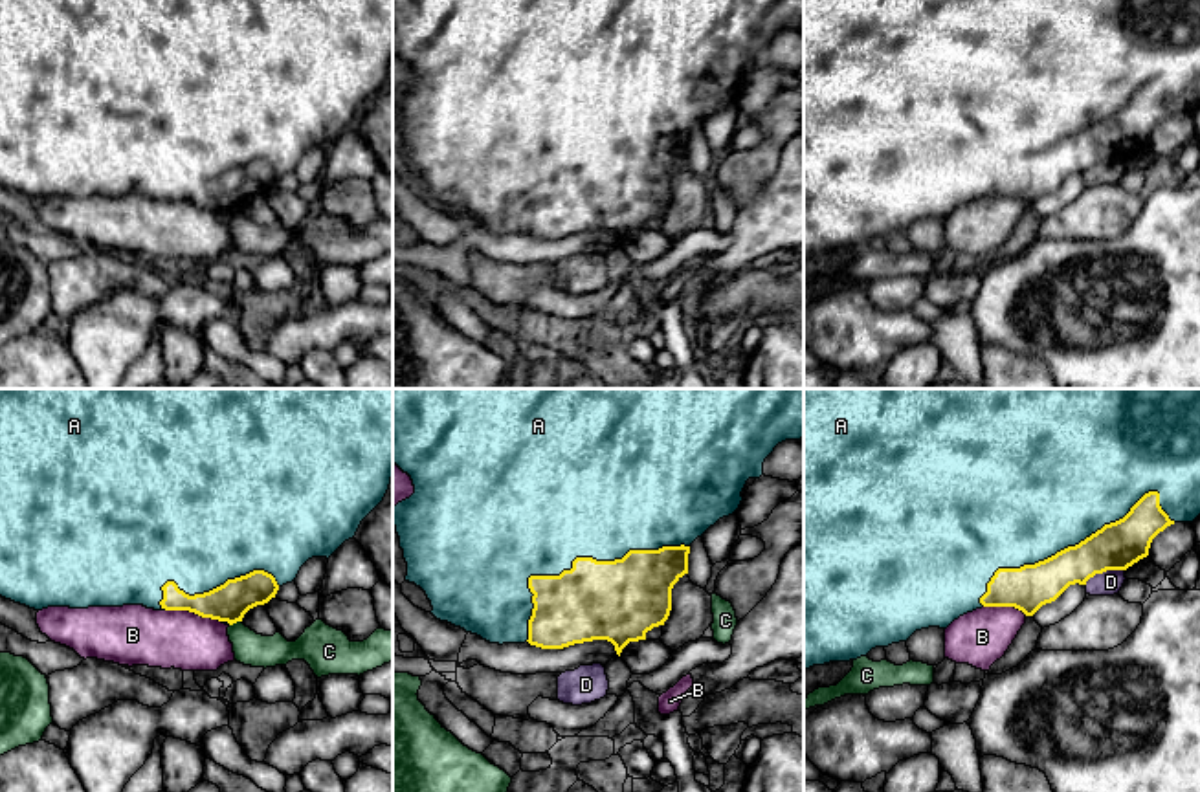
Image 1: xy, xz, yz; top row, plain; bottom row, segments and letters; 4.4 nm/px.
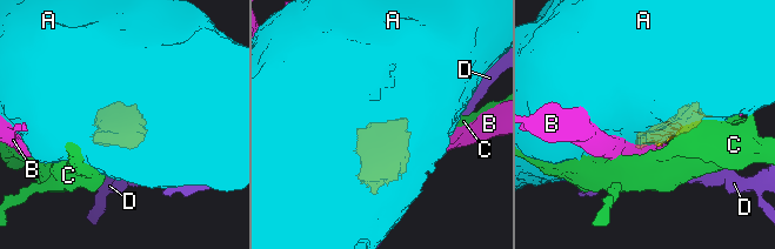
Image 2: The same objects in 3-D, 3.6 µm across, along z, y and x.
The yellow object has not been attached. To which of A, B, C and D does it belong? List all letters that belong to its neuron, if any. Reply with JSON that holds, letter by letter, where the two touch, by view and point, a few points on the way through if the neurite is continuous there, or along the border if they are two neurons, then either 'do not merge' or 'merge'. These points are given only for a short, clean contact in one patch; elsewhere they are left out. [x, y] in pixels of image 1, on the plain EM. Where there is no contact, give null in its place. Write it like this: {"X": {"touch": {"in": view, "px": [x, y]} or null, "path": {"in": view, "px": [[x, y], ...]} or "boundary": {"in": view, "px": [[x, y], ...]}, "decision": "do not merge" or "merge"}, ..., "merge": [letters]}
{"A": {"touch": {"in": "yz", "px": [1076, 134]}, "decision": "merge"}, "B": {"touch": {"in": "xy", "px": [193, 200]}, "decision": "do not merge"}, "C": {"touch": {"in": "xy", "px": [235, 211]}, "boundary": {"in": "xy", "px": [[241, 209], [230, 215]]}, "decision": "do not merge"}, "D": {"touch": {"in": "yz", "px": [1103, 160]}, "boundary": {"in": "yz", "px": [[1123, 158], [1096, 162], [1085, 173]]}, "decision": "do not merge"}, "merge": ["A"]}

